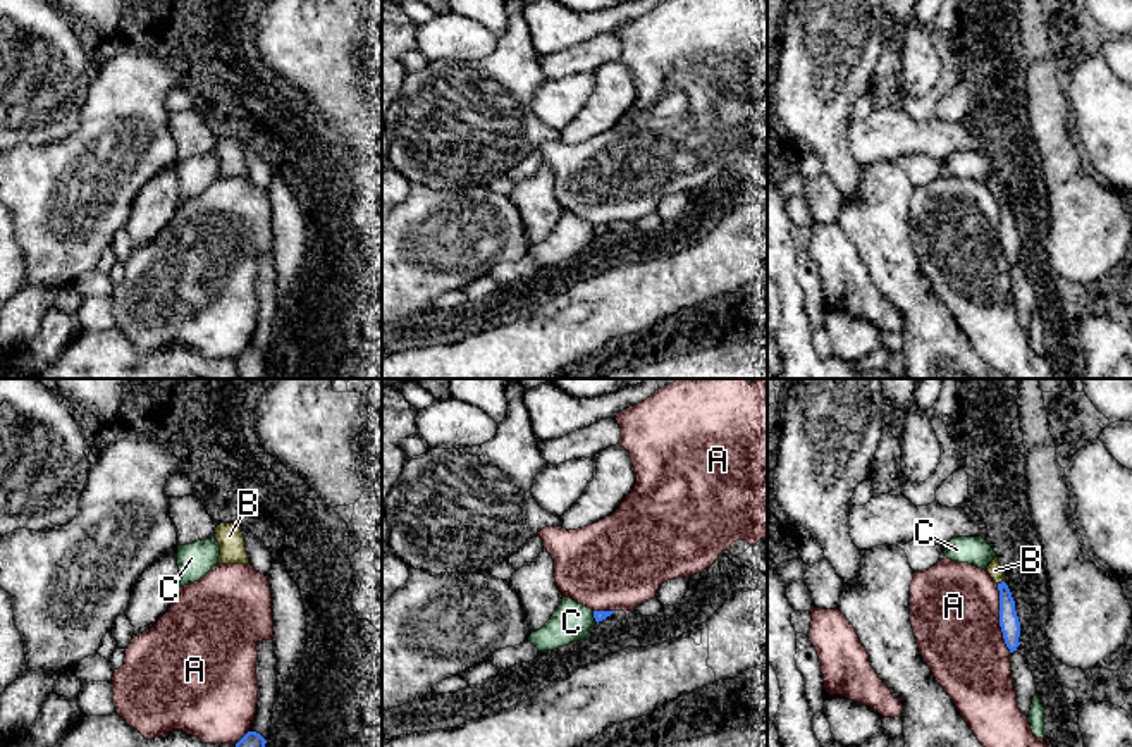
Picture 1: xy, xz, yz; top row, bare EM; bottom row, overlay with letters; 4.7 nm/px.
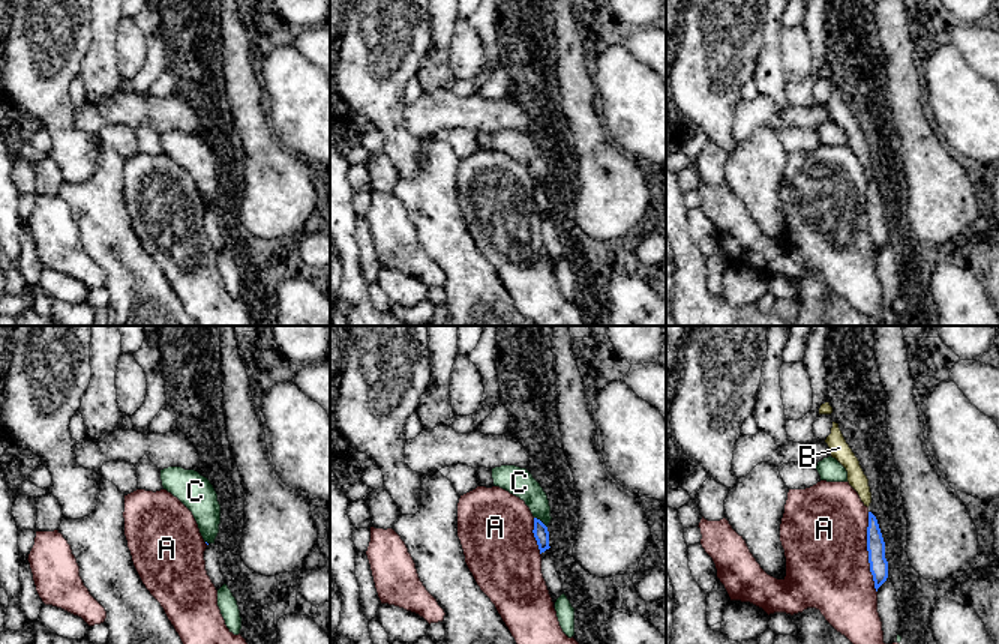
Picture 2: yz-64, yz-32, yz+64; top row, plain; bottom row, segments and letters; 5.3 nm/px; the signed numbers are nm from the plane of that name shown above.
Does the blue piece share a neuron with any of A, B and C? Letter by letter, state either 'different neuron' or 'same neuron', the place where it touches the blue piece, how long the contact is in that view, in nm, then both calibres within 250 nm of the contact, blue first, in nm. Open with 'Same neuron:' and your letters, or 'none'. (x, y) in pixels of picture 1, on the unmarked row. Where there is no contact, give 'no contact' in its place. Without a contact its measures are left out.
Same neuron: B
A: different neuron; contact yz (1000, 233); length 320 nm; calibres 90 and 420 nm
B: same neuron; contact yz (1002, 197); length 40 nm; calibres 90 and 70 nm
C: different neuron; contact xz (594, 231); length 60 nm; calibres 50 and 190 nm

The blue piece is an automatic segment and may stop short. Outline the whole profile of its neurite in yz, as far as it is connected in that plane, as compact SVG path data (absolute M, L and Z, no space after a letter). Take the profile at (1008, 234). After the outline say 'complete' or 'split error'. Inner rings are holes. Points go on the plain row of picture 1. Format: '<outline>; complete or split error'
M994 172L989 177L987 188L998 198L998 205L1000 205L1000 241L1001 241L1006 262L1010 263L1010 267L1013 267L1020 260L1020 256L1018 256L1020 236L1018 236L1018 231L1017 231L1017 225L1015 225L1015 215L1012 212L1012 207L1010 207L1008 200L1005 198L1005 186L1003 186L998 172Z; split error

